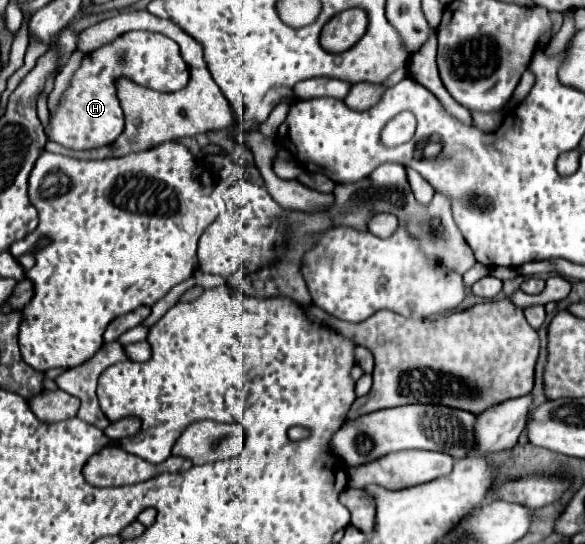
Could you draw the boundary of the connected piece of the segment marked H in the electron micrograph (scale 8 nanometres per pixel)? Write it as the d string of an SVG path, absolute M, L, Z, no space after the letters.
M127 32L121 40L117 40L117 44L107 44L83 56L57 108L49 112L47 138L73 150L91 150L113 144L125 128L125 118L115 88L117 78L127 78L157 92L177 92L187 86L189 68L181 60L181 52L173 40L153 32Z

